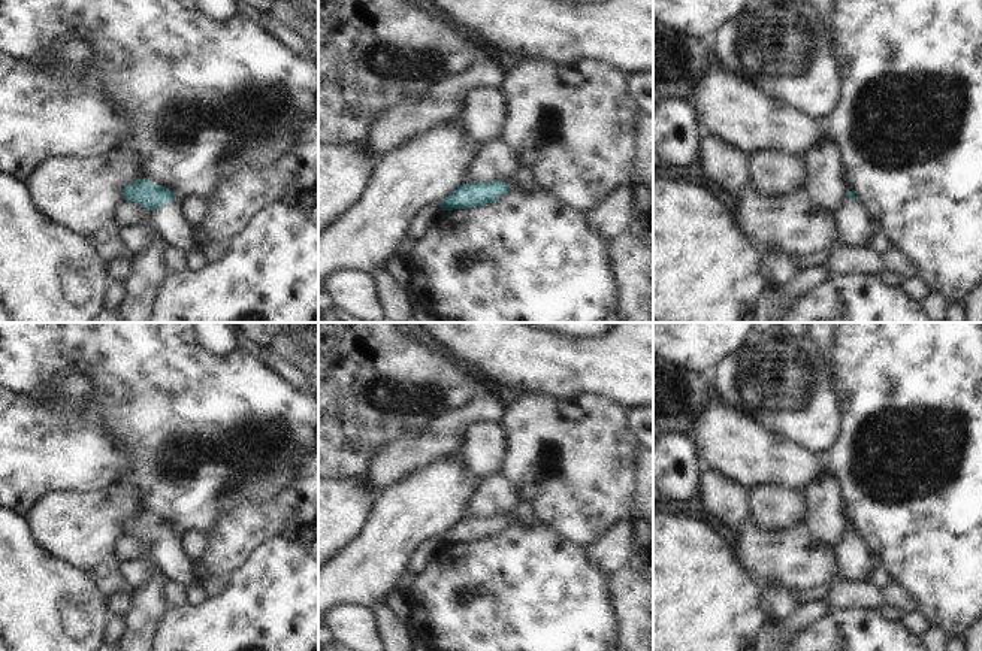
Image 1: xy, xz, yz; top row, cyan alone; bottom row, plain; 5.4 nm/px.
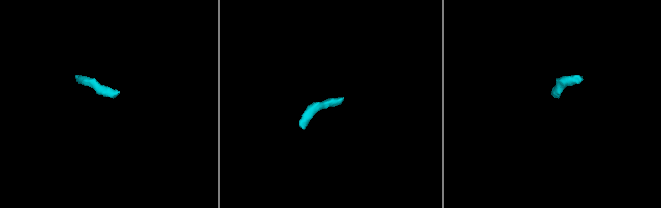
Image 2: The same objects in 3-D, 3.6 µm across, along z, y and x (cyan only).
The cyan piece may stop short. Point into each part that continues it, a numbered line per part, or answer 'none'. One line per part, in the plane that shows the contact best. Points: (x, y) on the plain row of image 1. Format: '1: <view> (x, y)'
1: xy (168, 554)

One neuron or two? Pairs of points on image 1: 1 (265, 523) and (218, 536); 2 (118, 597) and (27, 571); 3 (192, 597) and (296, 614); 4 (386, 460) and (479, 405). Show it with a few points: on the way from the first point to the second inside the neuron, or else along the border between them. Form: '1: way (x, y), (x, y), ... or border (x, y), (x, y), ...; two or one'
1: way (253, 523), (230, 536); one
2: border (105, 596), (108, 611); two
3: border (207, 596), (196, 603), (186, 603); two
4: way (408, 456), (432, 445), (456, 421); one

